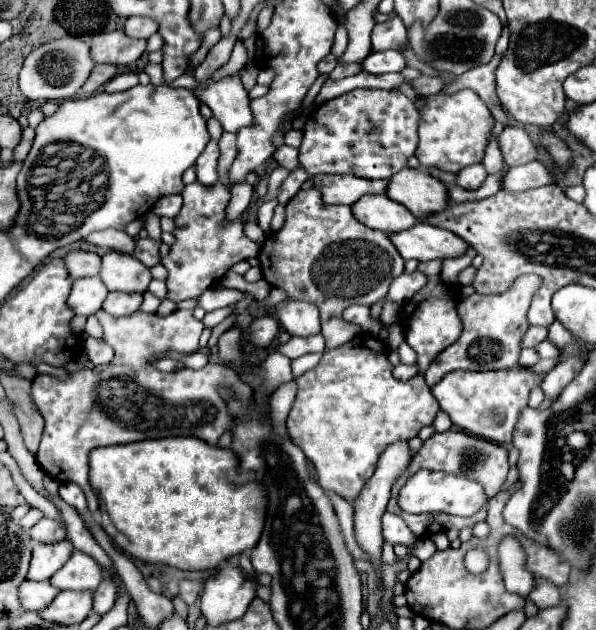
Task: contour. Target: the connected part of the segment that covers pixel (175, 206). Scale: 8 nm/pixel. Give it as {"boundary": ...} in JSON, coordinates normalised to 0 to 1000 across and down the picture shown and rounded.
{"boundary":[[[289,308],[289,311],[272,311],[262,324],[258,324],[258,340],[262,343],[285,343],[292,346],[292,340],[299,340],[305,330],[305,308]]]}

